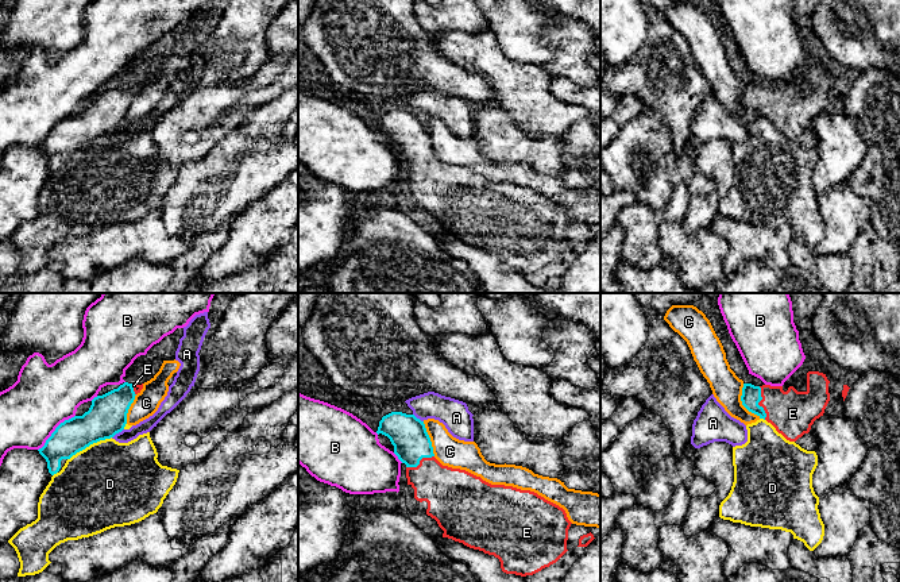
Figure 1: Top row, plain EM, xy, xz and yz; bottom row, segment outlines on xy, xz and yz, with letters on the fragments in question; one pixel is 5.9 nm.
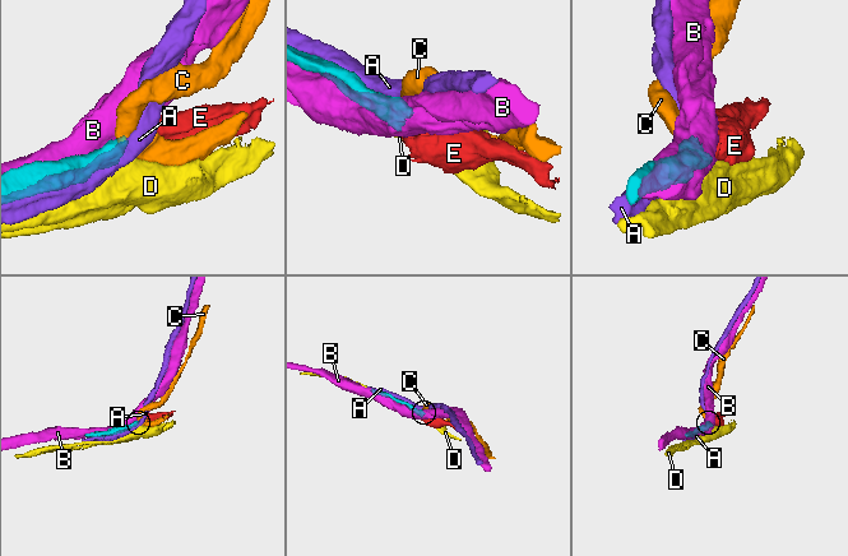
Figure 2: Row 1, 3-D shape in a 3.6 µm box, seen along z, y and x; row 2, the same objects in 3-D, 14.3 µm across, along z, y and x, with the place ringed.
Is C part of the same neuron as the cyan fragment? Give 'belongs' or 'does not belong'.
does not belong

